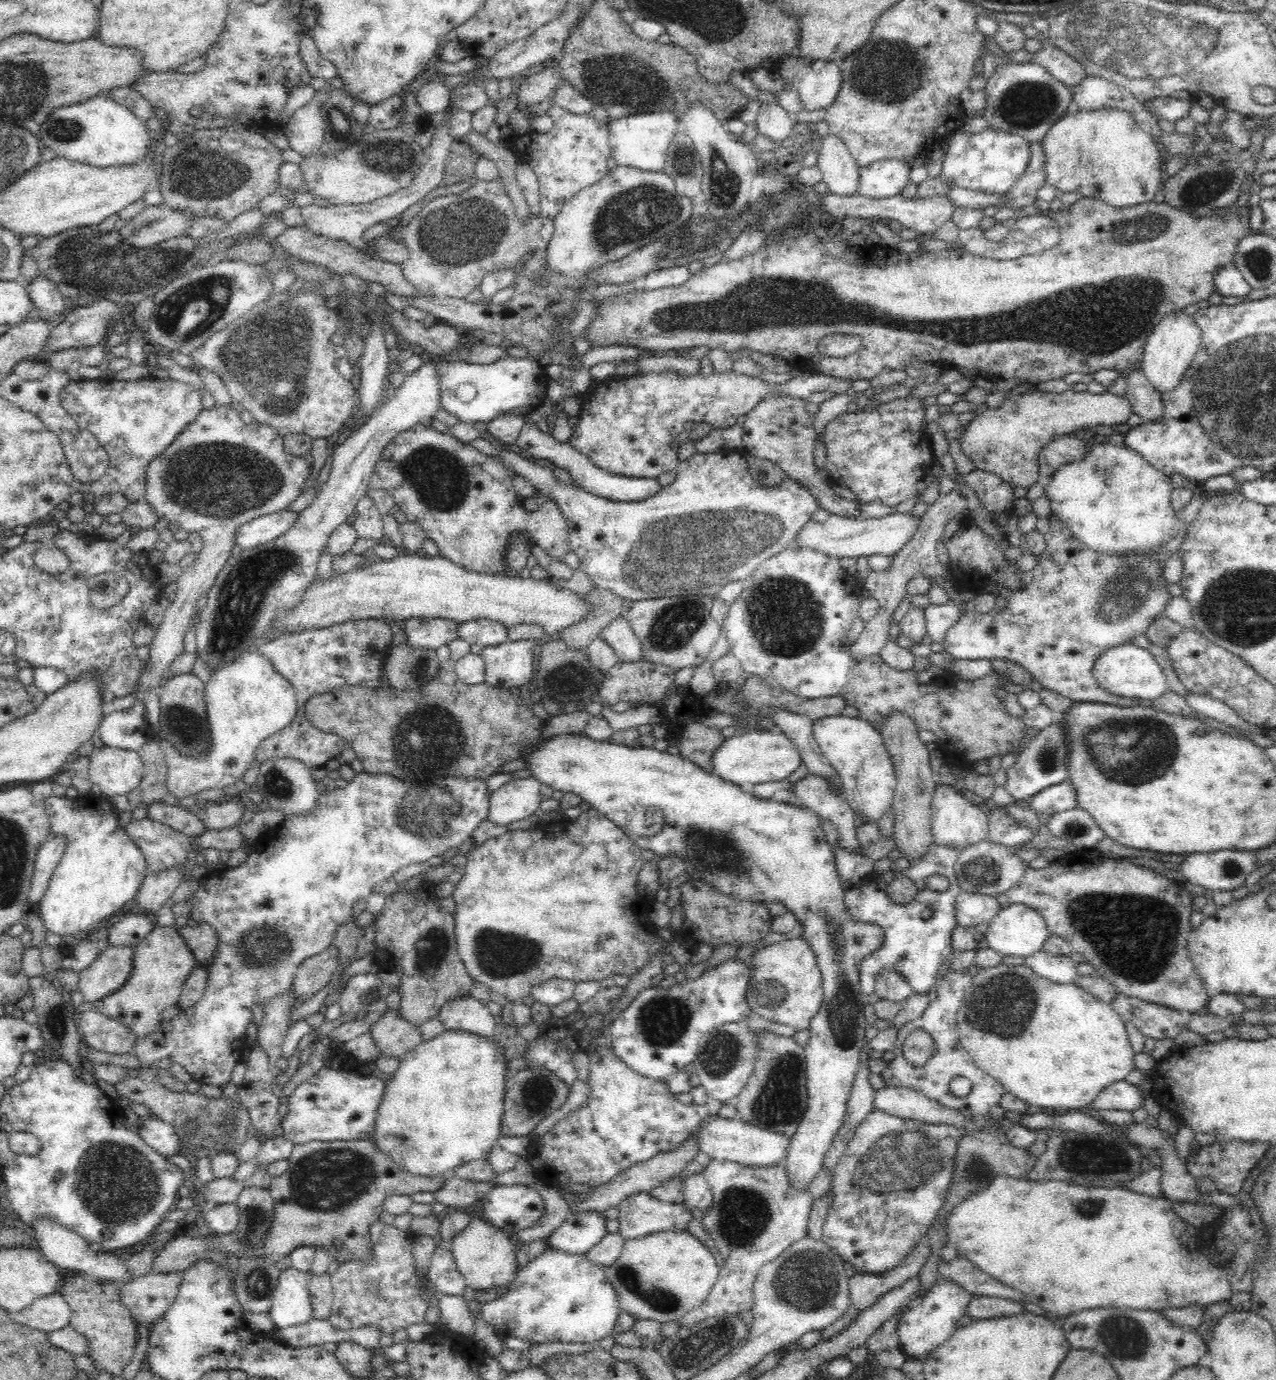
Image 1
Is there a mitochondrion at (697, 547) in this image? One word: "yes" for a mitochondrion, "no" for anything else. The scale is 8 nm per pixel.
yes

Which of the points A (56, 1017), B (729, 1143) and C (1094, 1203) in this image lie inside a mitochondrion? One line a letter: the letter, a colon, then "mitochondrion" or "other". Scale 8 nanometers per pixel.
A: mitochondrion
B: other
C: mitochondrion

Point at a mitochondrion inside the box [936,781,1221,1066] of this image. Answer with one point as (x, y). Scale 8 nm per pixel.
(1135, 936)

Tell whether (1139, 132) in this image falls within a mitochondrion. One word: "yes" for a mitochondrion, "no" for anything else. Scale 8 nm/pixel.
no

